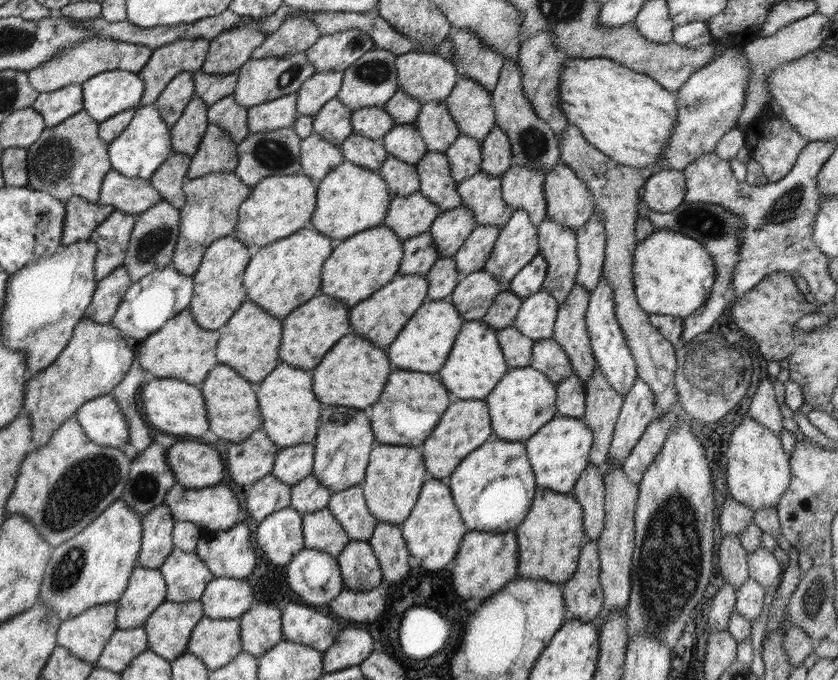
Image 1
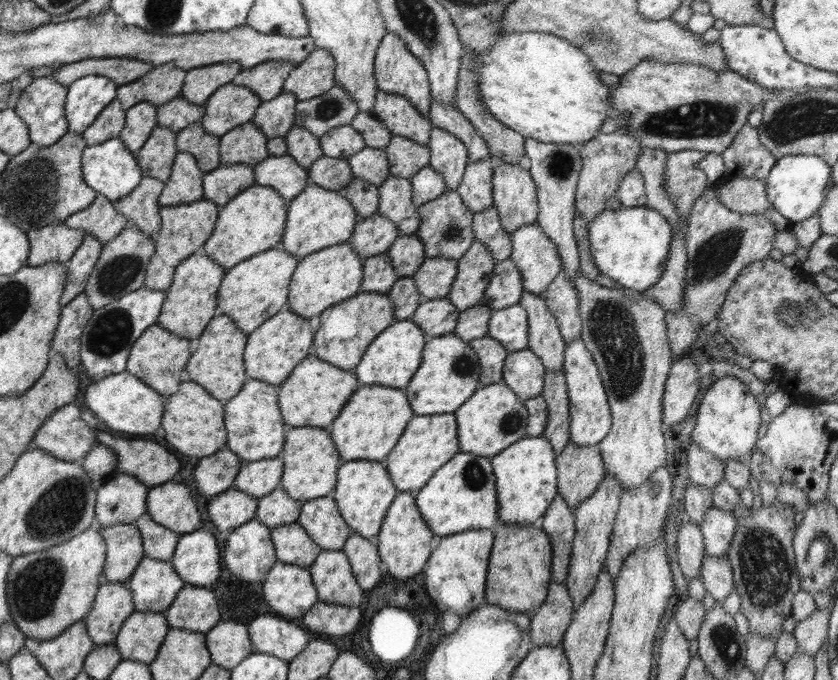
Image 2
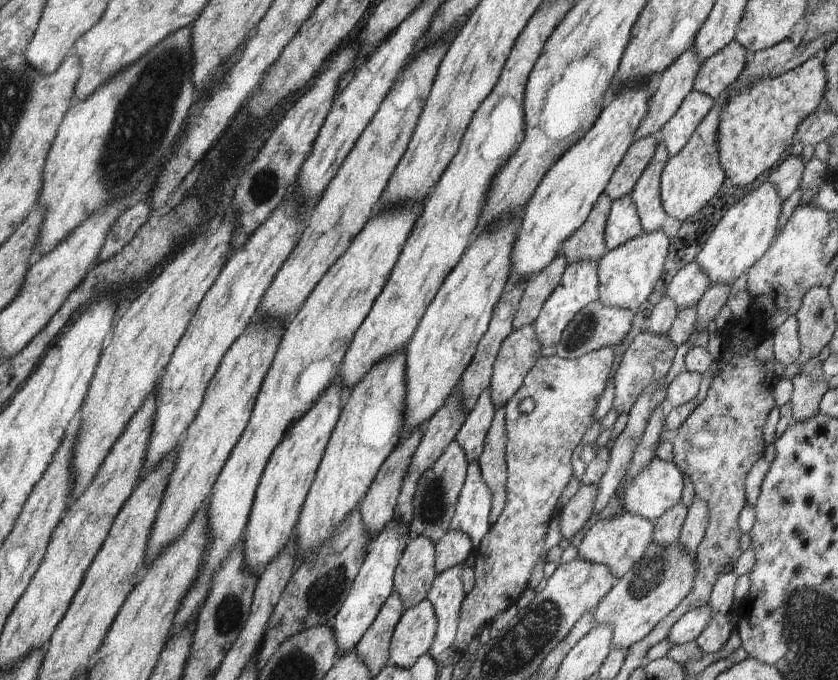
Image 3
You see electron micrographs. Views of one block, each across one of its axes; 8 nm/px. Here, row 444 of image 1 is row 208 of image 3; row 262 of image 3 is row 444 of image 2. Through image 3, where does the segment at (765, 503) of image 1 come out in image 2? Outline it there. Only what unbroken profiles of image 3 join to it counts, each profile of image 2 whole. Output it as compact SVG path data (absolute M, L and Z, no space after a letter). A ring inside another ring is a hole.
M726 375L717 380L706 390L698 404L696 423L691 433L694 442L707 453L713 454L723 464L729 460L747 463L754 448L760 428L761 407L756 397L735 376Z

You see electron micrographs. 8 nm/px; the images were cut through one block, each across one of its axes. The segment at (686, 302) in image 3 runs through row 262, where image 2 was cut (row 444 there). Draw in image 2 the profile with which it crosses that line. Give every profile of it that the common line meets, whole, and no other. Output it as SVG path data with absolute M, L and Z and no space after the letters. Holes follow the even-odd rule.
M694 440L686 452L690 480L697 485L711 488L725 478L725 465L713 454L697 446Z

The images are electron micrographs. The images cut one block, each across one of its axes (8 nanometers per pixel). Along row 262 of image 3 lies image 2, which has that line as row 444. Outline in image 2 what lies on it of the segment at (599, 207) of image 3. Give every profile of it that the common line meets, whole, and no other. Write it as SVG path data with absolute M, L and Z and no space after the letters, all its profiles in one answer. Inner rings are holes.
M570 441L555 457L557 492L570 508L576 509L605 477L599 446L576 446Z

